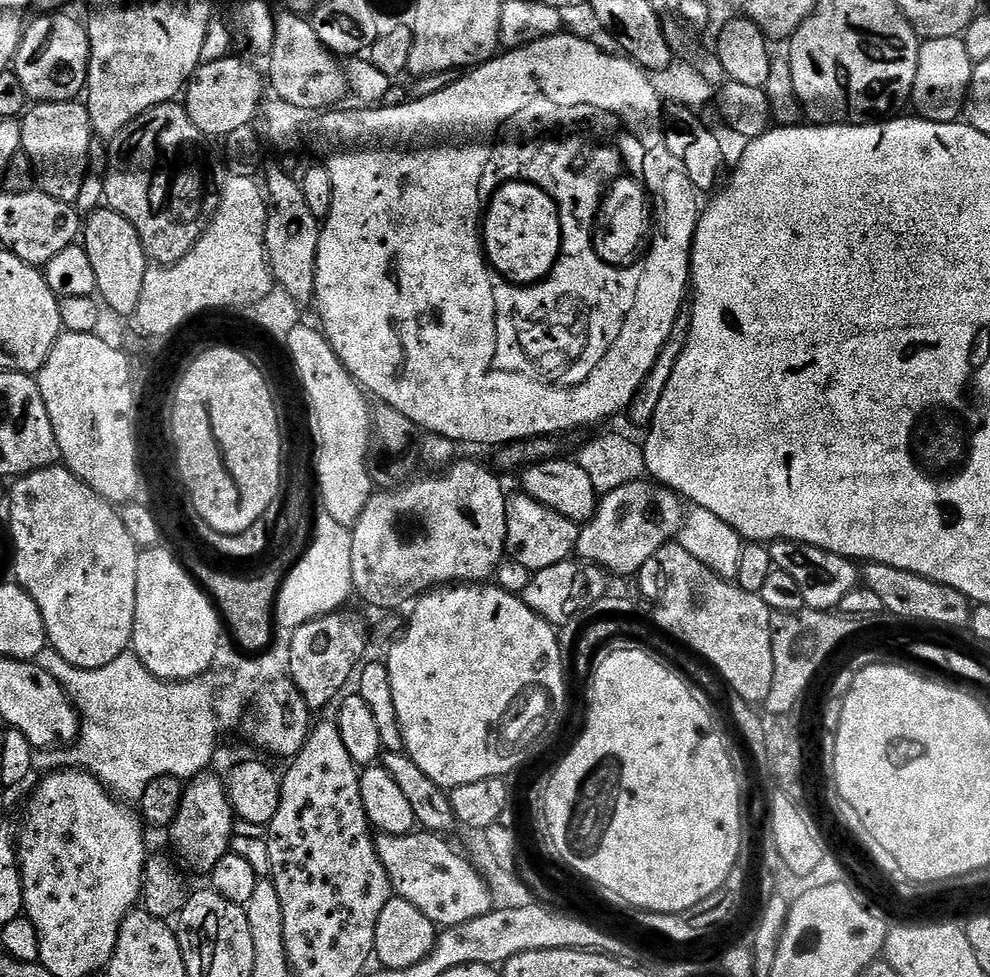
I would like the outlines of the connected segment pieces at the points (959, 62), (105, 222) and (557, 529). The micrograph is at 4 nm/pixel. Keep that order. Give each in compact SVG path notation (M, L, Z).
M959 36L924 40L918 54L918 74L914 78L911 103L921 117L939 124L950 124L961 119L966 108L968 88L972 85L974 65Z
M101 206L96 211L89 213L83 221L82 243L86 255L90 257L90 263L98 282L96 291L103 307L107 311L109 308L110 311L117 312L120 316L135 317L138 300L142 298L142 282L146 282L146 274L150 267L150 261L142 246L142 238L138 234L138 230L134 230L134 226L122 214L118 214L110 207Z
M525 494L508 496L506 506L506 542L504 547L509 557L513 556L529 573L540 572L546 566L569 559L576 551L581 525L567 520L562 514L543 505Z

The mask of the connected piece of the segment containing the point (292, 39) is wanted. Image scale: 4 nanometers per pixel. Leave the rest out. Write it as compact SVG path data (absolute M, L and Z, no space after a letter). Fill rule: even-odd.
M284 10L284 13L279 13L279 15L276 16L275 38L272 43L272 49L268 53L268 59L270 59L270 66L267 75L271 91L273 88L276 92L275 97L277 99L299 108L302 112L331 109L339 105L336 103L349 93L348 79L343 65L339 62L339 59L325 47L320 38L316 36L316 32L312 28L311 19L305 18L303 15L291 10Z

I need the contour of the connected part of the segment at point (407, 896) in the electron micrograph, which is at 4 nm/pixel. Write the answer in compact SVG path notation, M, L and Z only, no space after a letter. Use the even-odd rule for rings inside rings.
M425 830L409 832L406 836L380 834L375 837L378 858L390 878L393 893L418 906L441 929L482 918L482 914L493 909L488 881L467 855L459 856L444 840L443 835Z

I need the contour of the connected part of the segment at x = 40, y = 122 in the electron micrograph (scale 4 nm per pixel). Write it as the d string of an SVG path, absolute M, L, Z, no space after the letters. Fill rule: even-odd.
M76 100L33 103L20 120L22 150L36 171L36 188L58 198L58 202L75 205L88 172L90 142L94 135L88 105Z

